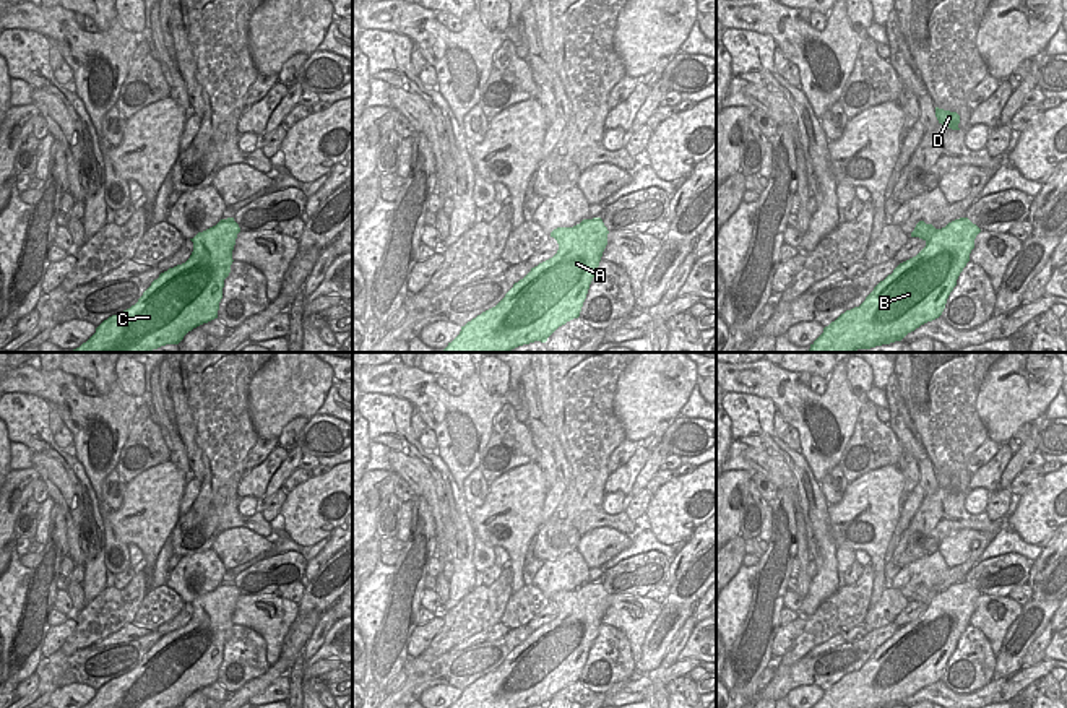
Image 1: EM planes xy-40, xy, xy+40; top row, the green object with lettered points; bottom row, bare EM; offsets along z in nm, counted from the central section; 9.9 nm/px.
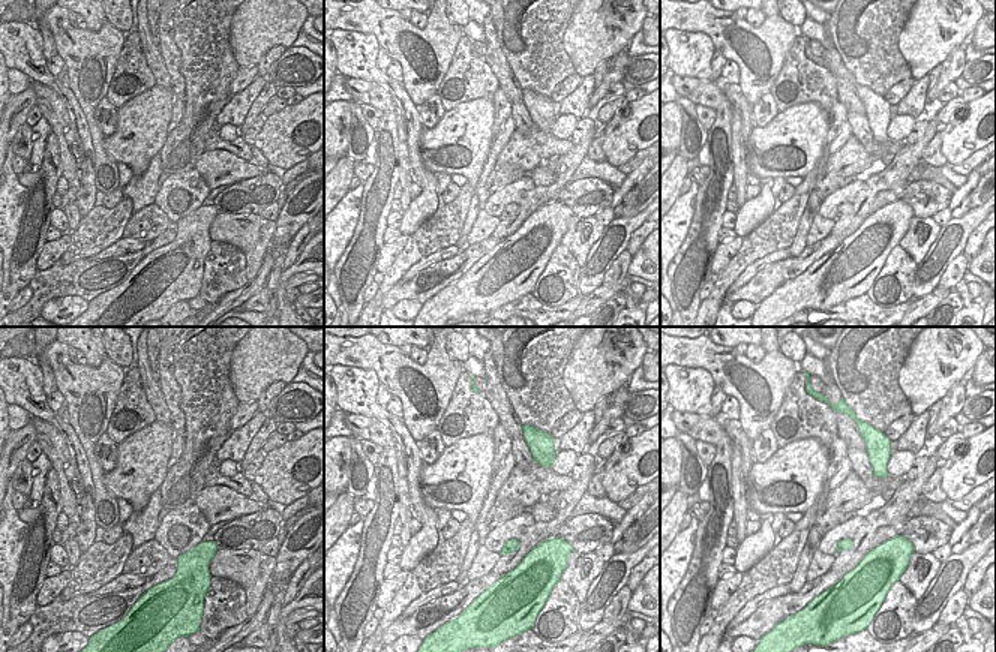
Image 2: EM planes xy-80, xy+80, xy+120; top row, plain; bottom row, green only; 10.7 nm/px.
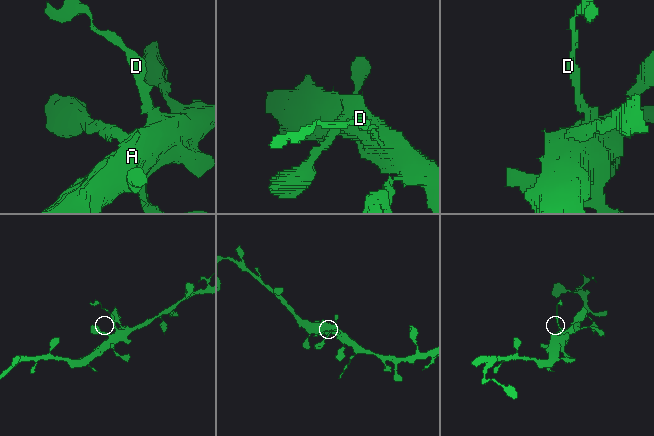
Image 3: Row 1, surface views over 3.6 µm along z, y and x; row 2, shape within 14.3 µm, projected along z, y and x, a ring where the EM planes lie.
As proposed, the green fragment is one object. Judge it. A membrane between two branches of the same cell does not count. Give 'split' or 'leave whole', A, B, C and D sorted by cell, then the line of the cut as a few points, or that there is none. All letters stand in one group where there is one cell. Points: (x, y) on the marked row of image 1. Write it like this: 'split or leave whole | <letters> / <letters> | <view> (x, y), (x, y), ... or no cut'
leave whole | A B C D | no cut

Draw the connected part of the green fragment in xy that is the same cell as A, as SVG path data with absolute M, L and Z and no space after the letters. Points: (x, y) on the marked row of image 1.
M601 218L583 219L573 227L554 229L551 237L559 244L557 253L531 268L495 307L461 326L460 335L448 343L443 352L510 352L534 341L546 343L559 326L580 317L607 245L607 234L609 231Z

